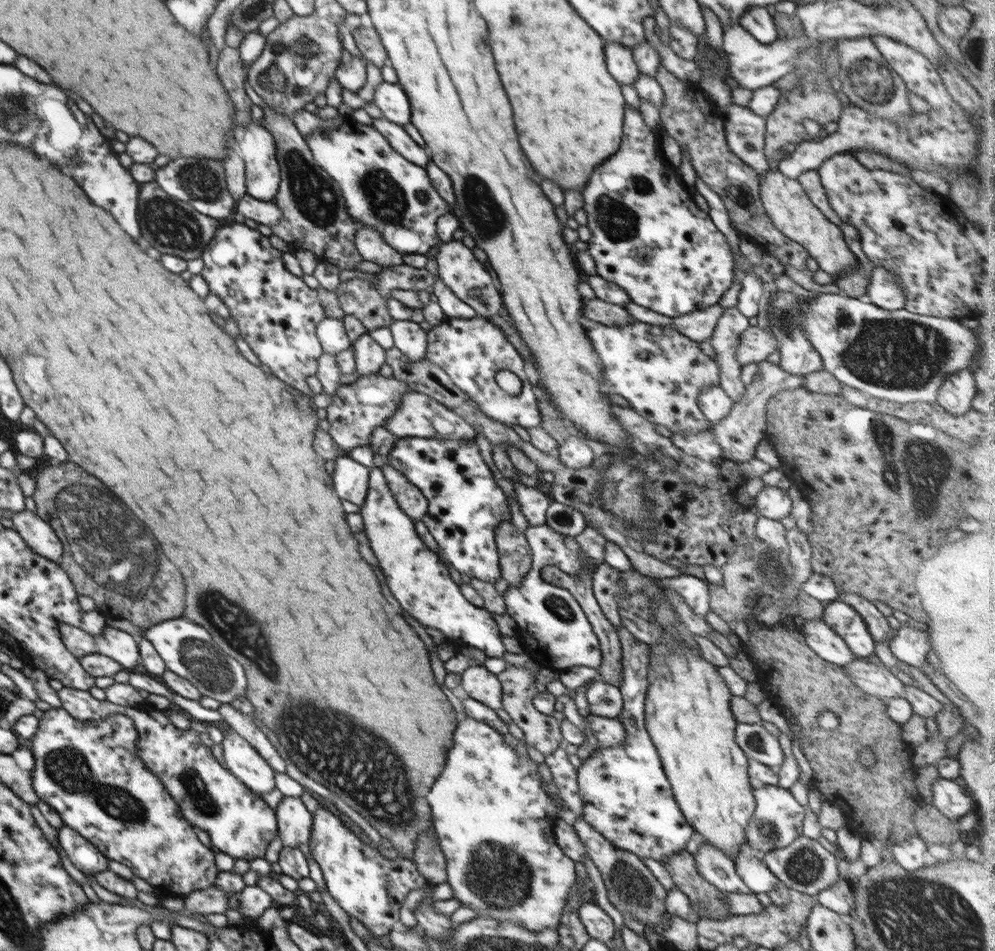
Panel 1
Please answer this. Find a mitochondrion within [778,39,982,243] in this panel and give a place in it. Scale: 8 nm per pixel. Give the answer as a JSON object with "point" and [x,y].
{"point":[868,81]}

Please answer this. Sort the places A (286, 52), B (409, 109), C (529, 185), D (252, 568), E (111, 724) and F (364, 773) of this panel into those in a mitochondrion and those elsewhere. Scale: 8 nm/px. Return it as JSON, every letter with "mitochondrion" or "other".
{"A":"mitochondrion","B":"other","C":"other","D":"other","E":"other","F":"mitochondrion"}

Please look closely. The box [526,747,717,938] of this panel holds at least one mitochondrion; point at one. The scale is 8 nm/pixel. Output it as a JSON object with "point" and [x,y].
{"point":[630,886]}

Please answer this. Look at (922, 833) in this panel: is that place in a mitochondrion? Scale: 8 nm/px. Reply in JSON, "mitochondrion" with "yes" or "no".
{"mitochondrion":"no"}

